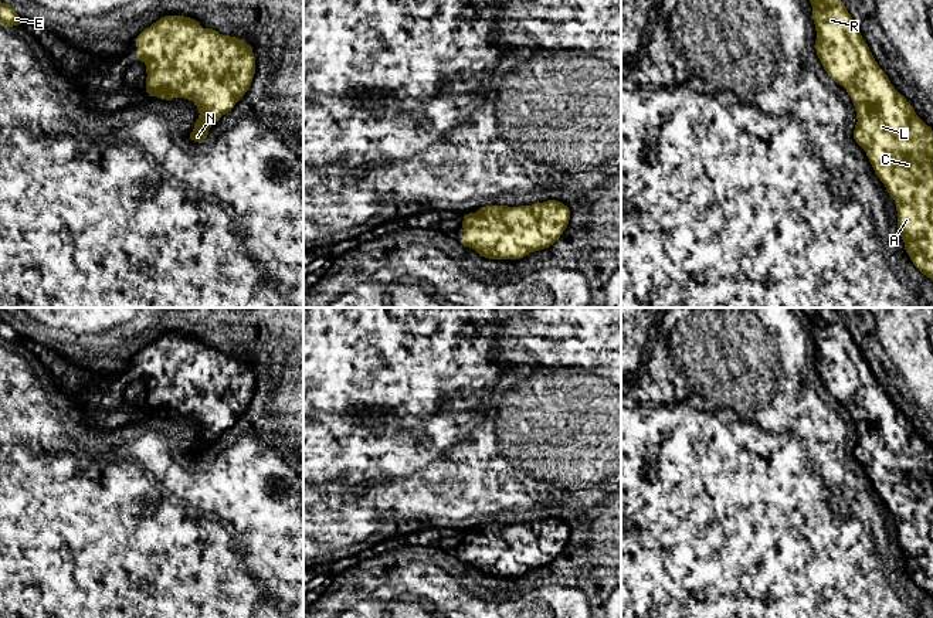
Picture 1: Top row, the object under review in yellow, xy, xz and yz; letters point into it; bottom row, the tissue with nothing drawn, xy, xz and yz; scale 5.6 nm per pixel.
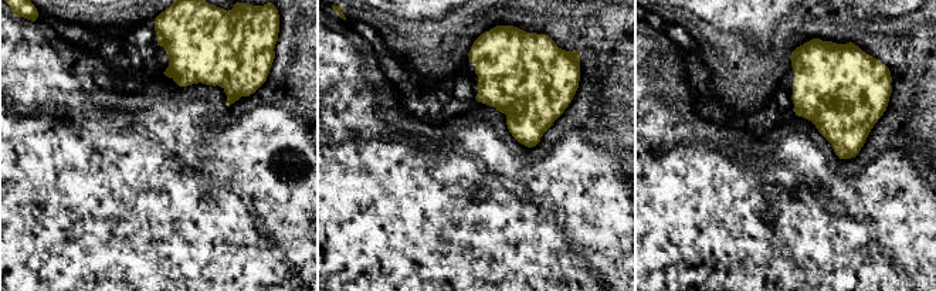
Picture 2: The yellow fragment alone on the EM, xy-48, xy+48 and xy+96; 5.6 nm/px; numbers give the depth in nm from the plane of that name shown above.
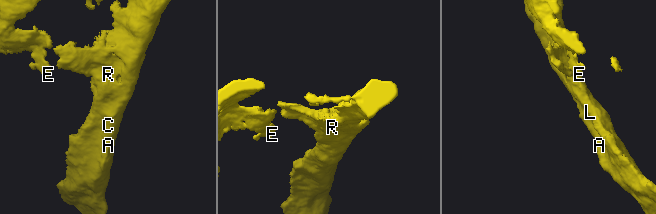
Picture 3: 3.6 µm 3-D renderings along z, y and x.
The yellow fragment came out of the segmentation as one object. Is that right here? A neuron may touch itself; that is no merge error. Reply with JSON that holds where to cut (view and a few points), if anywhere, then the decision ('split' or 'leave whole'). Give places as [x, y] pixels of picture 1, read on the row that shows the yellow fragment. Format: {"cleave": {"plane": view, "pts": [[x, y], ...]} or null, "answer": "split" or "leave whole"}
{"cleave": null, "answer": "leave whole"}

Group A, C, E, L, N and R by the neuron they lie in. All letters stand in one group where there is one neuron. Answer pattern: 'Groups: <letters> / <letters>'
Groups: A C E L N R

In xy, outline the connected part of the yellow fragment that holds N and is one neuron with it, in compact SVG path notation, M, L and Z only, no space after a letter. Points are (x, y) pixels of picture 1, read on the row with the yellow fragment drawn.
M164 16L145 28L136 38L138 60L146 65L149 96L172 101L184 98L199 109L199 119L190 139L203 143L213 123L234 108L250 89L255 74L252 47L244 40L203 28L184 16Z

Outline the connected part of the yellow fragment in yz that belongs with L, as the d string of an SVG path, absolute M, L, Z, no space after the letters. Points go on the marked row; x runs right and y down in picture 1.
M810 0L810 3L817 31L814 45L817 55L827 74L847 89L856 111L858 122L854 139L866 152L875 174L895 200L898 234L902 237L913 265L933 281L933 130L916 115L915 108L895 89L888 75L879 68L844 3L841 0Z

